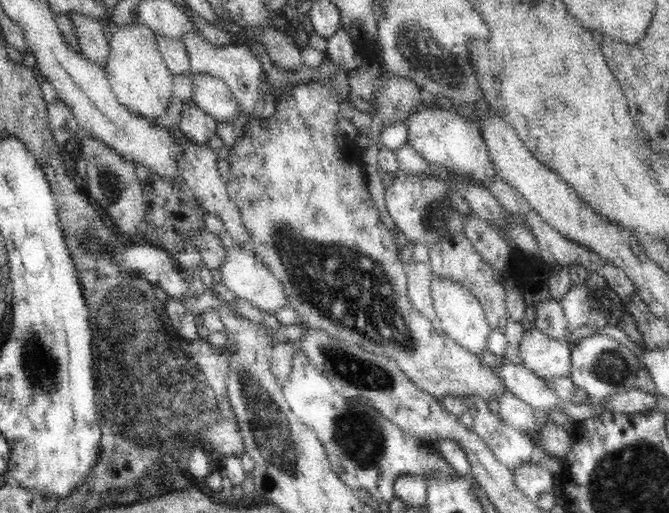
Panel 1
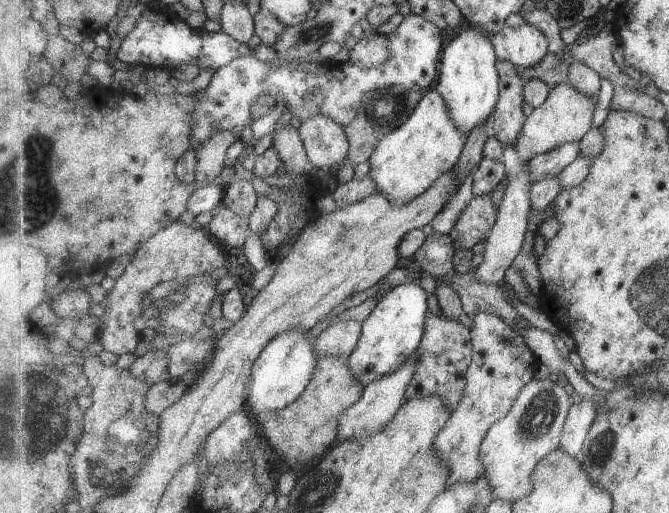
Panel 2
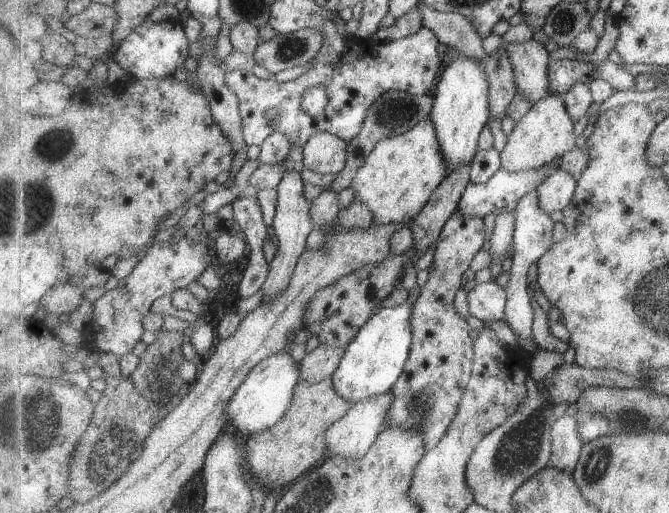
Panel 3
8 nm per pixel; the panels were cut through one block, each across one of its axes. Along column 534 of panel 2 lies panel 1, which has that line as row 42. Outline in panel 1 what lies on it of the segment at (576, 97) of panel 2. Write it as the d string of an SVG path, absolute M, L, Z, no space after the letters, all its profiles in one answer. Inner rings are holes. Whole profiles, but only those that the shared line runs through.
M142 24L128 28L116 27L108 45L110 55L104 70L118 101L148 121L162 118L168 112L170 102L174 102L174 76L158 48L157 34Z

